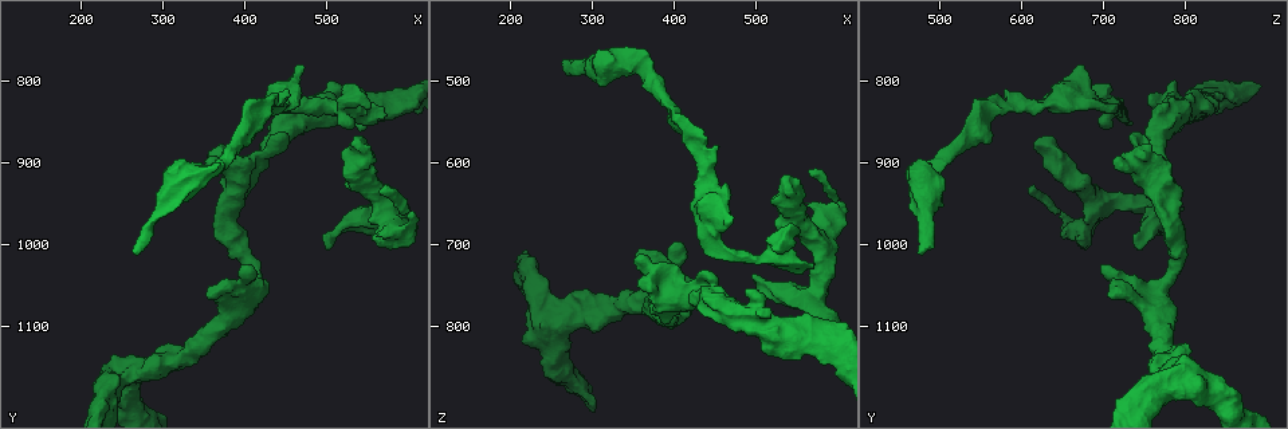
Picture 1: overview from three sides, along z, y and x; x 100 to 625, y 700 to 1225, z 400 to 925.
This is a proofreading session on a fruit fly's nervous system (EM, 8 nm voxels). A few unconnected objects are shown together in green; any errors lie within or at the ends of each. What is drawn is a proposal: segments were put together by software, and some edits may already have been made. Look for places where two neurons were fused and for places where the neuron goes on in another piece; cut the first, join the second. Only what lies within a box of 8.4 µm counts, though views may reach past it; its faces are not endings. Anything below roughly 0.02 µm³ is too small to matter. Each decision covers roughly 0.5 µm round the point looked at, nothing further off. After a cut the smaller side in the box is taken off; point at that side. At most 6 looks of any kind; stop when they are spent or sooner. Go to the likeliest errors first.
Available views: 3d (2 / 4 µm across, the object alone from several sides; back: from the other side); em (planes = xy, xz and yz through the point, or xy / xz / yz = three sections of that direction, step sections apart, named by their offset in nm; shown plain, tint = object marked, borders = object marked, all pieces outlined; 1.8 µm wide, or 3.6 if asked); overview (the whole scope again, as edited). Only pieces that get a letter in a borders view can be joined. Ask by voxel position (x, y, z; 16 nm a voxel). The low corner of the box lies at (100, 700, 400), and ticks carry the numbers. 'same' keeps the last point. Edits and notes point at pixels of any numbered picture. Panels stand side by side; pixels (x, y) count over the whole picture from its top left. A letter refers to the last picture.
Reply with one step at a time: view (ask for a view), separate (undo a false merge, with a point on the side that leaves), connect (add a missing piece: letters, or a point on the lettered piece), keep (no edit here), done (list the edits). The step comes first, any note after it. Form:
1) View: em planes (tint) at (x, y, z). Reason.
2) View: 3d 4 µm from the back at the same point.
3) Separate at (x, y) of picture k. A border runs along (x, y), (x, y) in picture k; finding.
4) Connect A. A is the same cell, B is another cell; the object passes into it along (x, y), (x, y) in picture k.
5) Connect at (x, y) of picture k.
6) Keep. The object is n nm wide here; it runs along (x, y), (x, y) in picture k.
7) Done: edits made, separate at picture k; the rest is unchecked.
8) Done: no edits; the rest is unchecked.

View: em planes (borders) at (500, 1005, 745). Branch stops here.

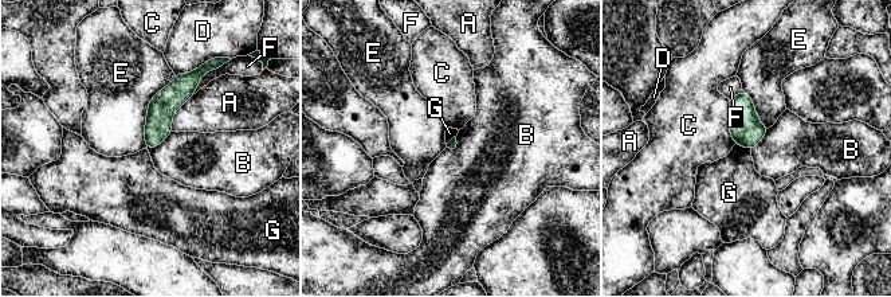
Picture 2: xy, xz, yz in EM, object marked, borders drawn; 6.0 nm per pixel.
Keep. A, B, C, D, E, F and G are other cells; it runs along (192, 78), (161, 109), (149, 144) in picture 2; no lettered piece goes on from it.

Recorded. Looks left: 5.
View: em planes (plain) at (260, 1010, 480). Branch stops here.

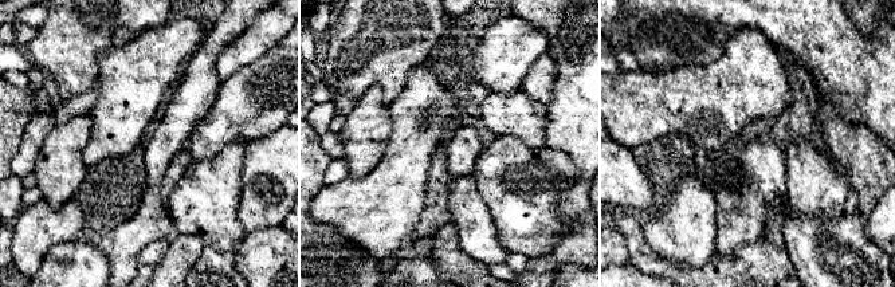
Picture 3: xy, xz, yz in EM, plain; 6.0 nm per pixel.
View: em planes (borders) at the same point.

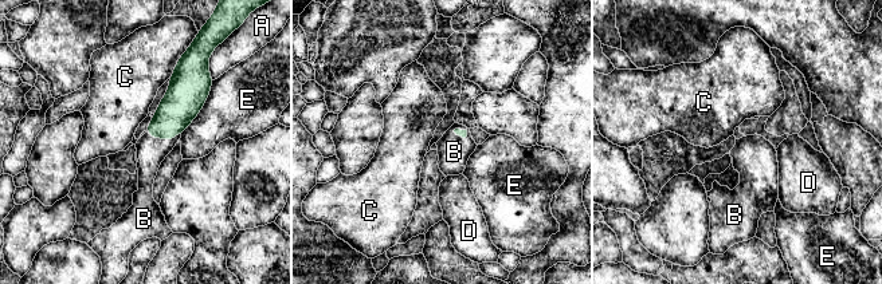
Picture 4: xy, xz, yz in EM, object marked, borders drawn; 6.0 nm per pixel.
Connect B. B is the same cell, A, C, D and E are other cells; the object passes into it along (181, 103), (164, 138), (151, 152) in picture 4; it goes on there.

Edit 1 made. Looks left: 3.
Done: edits made, connect at picture 4; the rest is unchecked.

